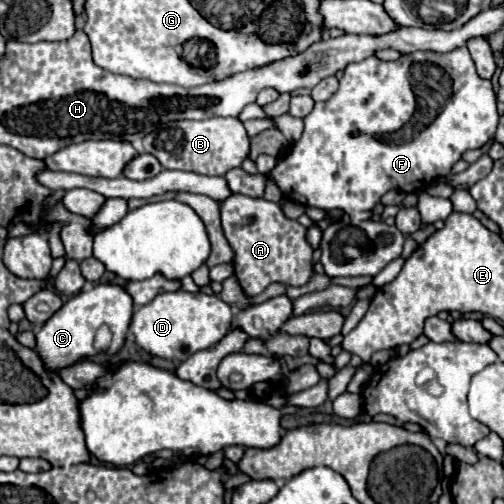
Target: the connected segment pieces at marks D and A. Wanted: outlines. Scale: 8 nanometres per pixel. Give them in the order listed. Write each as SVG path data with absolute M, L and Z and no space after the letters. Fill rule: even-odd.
M178 290L158 294L152 302L136 308L132 314L130 332L134 334L136 344L148 354L172 362L184 362L198 350L216 344L230 330L230 324L232 308L218 296L208 296L204 292L190 294Z
M232 194L224 204L220 204L222 228L234 250L234 274L238 284L246 296L258 296L268 284L282 282L286 286L304 286L312 276L312 246L306 242L306 228L296 220L284 218L280 206L276 202L268 202L264 198L252 198L244 194Z

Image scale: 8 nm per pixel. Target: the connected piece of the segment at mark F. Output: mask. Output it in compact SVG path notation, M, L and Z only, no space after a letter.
M466 46L456 48L452 52L446 54L438 54L438 52L412 52L412 54L402 54L396 62L384 62L376 56L370 56L368 60L356 62L356 64L348 64L348 68L344 70L344 76L340 78L340 88L336 90L336 94L332 94L330 100L326 102L316 102L314 110L304 118L304 134L302 138L290 148L290 152L278 160L276 168L272 170L272 178L278 182L282 194L292 200L298 202L302 206L316 206L316 208L324 208L324 210L340 210L346 214L356 214L356 212L364 212L364 210L372 210L380 198L388 192L388 190L402 190L402 192L422 192L424 186L436 182L438 178L446 178L450 174L450 168L454 162L460 160L462 152L466 150L474 150L474 148L482 148L490 138L494 138L496 134L496 126L498 126L498 112L496 112L496 94L492 90L490 80L482 80L476 74L476 68L472 64L470 52Z

